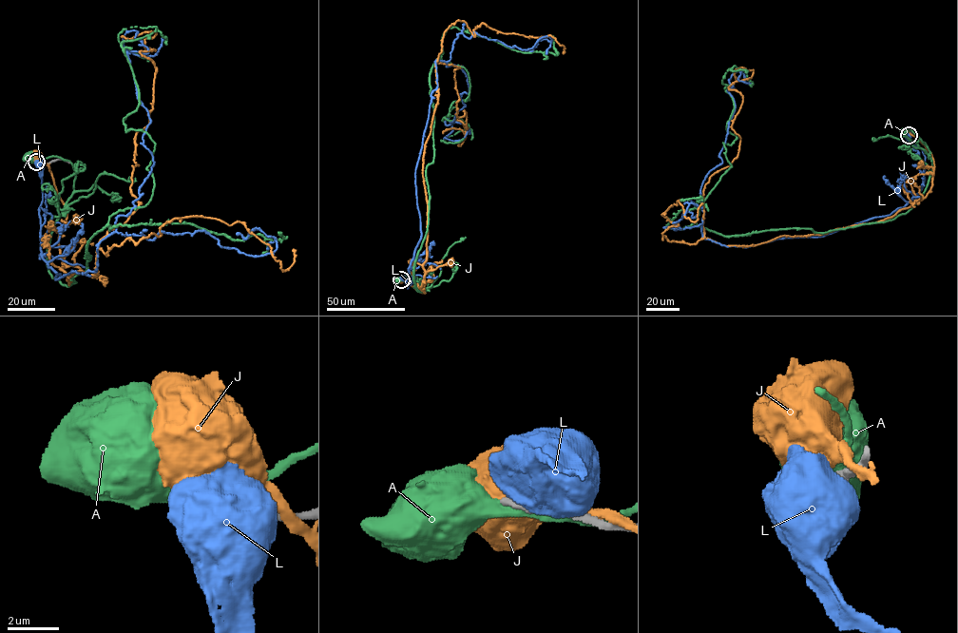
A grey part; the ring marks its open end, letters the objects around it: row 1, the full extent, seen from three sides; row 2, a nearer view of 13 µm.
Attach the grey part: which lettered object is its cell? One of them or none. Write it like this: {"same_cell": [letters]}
{"same_cell": []}

